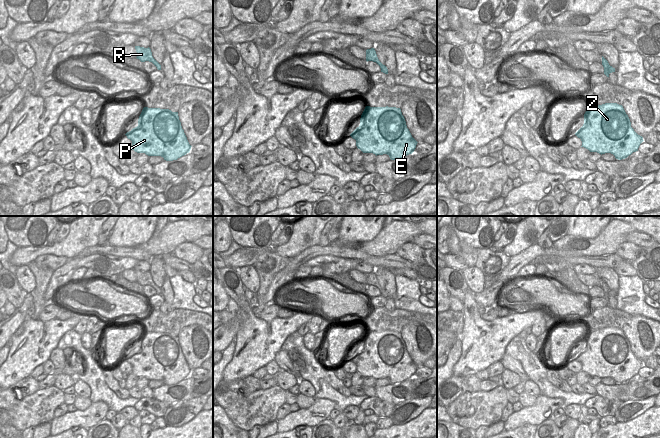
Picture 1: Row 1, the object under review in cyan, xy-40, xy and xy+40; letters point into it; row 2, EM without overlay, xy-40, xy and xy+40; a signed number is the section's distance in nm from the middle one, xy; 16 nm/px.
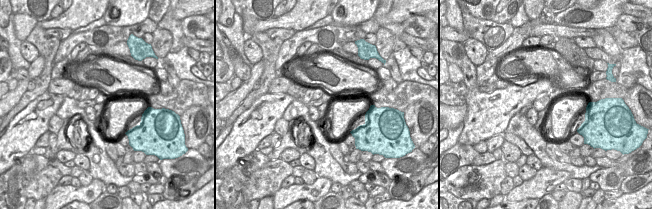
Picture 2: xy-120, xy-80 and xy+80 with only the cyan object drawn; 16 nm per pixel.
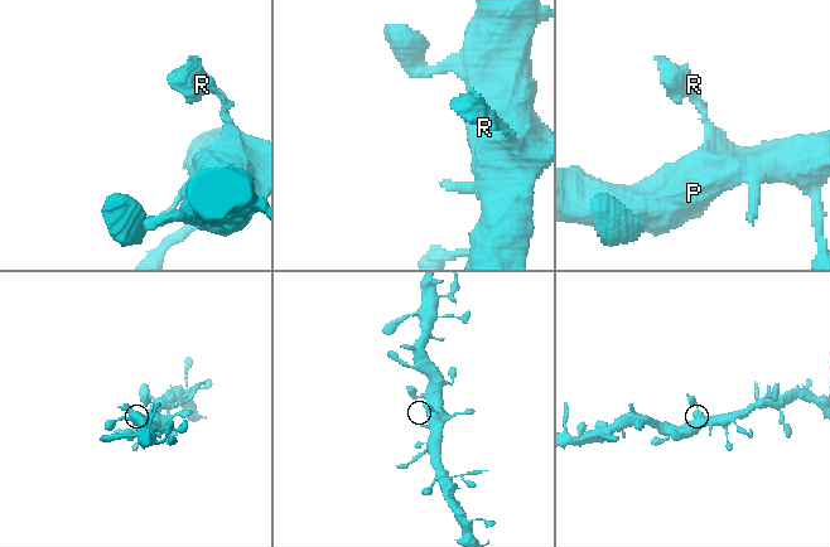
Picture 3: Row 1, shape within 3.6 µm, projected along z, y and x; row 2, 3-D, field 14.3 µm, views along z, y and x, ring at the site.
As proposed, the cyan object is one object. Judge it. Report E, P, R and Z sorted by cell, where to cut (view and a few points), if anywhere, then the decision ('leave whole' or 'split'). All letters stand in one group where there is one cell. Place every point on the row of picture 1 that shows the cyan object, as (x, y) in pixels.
groups E P R Z; cut none; leave whole

